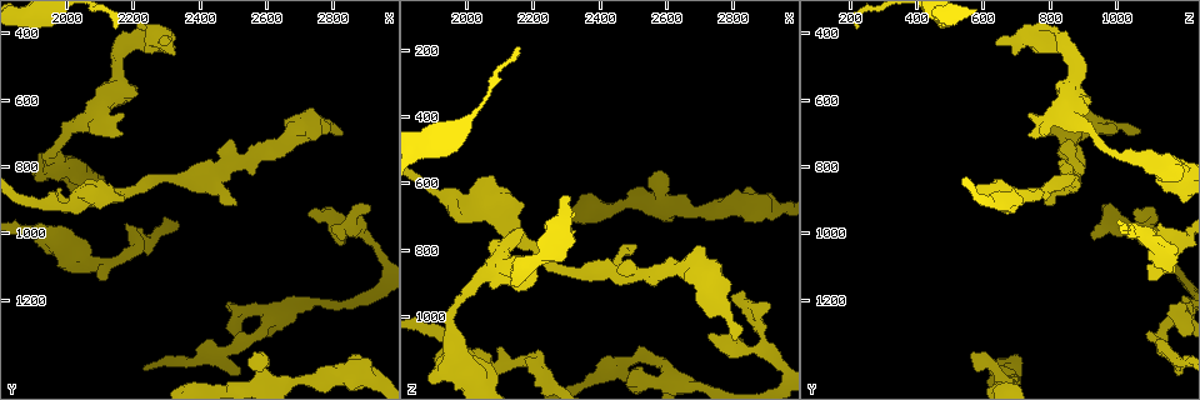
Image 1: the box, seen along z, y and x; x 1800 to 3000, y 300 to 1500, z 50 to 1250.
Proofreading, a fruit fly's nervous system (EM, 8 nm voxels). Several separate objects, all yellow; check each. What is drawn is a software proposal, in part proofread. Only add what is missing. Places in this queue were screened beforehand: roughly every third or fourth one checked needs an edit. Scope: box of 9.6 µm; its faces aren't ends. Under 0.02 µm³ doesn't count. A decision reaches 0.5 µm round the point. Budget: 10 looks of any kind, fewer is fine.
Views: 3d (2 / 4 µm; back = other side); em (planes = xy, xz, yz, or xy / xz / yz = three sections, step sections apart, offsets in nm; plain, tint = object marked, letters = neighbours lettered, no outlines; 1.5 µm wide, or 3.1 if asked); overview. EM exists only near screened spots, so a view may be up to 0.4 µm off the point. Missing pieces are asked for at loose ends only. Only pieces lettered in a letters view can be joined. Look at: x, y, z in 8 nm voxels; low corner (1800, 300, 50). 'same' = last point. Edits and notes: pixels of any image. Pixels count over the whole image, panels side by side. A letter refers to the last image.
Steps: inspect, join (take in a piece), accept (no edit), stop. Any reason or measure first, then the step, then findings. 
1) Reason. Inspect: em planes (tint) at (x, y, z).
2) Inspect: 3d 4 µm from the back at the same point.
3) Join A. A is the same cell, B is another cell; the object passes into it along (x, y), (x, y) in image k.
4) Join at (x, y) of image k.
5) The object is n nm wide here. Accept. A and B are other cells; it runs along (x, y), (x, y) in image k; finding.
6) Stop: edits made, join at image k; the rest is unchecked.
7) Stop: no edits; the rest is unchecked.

Branch stops here. Inspect: em planes (letters) at (2300, 420, 640).

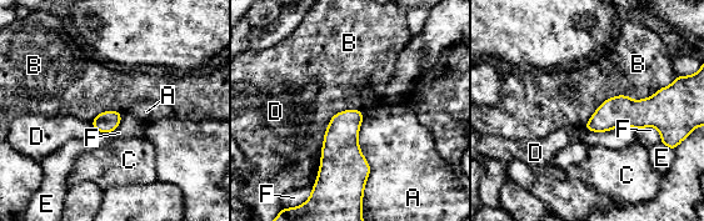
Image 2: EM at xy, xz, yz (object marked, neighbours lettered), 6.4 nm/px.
The longest contact is with B, 600 nm. Accept. A, B, C, D, E and F are other cells; none of them fits.

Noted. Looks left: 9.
Branch stops here. Inspect: 3d 2 µm at (2500, 900, 790).

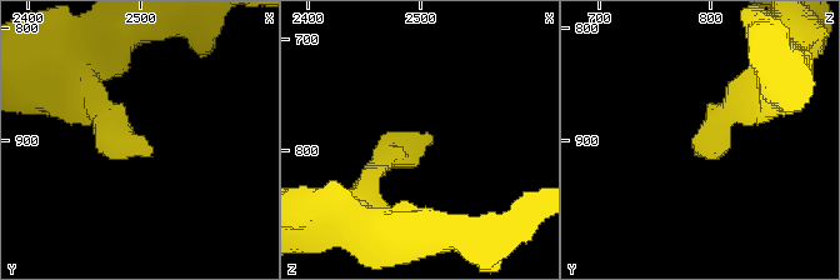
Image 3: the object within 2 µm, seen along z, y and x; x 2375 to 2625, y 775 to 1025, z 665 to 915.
Inspect: em planes (letters) at (2510, 912, 792).

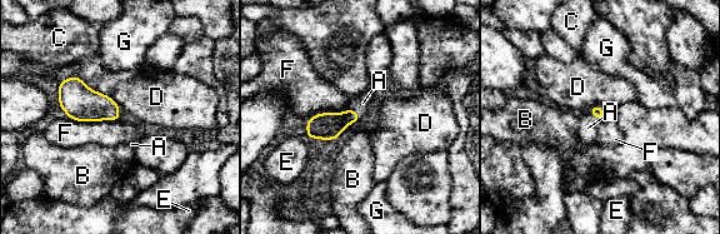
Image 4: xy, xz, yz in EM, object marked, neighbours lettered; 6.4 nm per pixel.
Join A. A is the same cell, B, C, D, E, F and G are other cells; the object passes into it along (328, 125), (355, 111), (363, 103) in image 4; the neuron continues.

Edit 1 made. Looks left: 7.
Redraw. Inspect: overview.

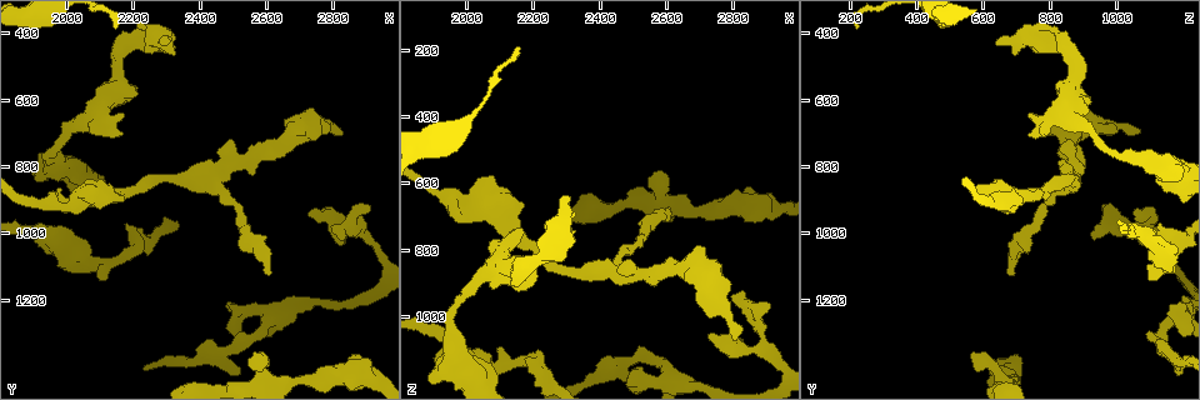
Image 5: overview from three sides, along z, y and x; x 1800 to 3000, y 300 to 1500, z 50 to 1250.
Branch stops here. Inspect: em planes (plain) at (2150, 390, 220).

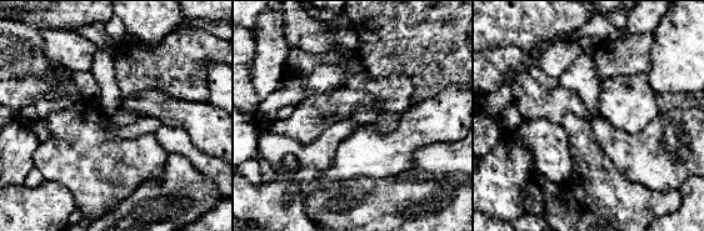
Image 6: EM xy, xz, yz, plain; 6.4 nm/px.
Inspect: em planes (tint) at the same point.

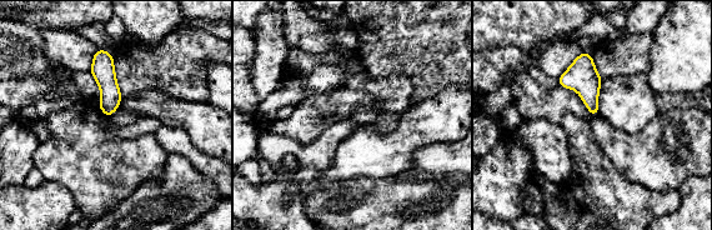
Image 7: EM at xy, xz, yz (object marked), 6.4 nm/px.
What lies round it. Inspect: em planes (letters) at the same point.

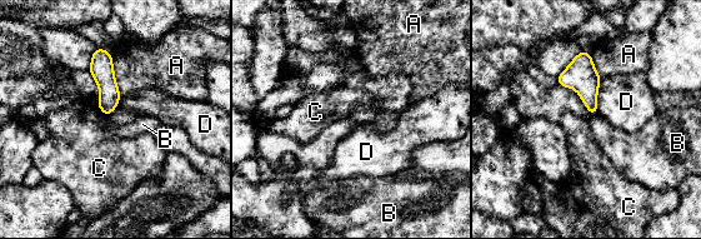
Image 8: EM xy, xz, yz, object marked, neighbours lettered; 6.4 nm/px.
Accept. A, B, C and D are other cells; a border runs along (596, 113), (592, 115) in image 8; none of them fits.

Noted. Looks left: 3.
An open end. Inspect: em planes (letters) at (2890, 920, 960).

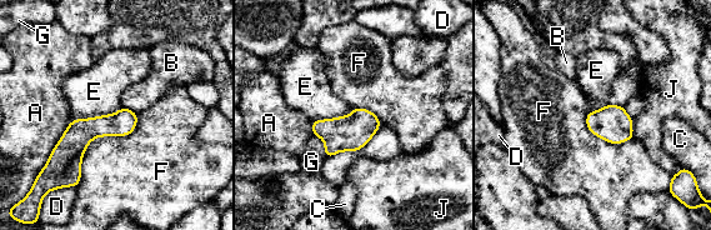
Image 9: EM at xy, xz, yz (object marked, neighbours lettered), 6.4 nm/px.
The object is 160 nm wide here. Accept. A, B, C, D, E, F, G and J are other cells; it runs along (133, 115), (74, 148), (75, 179) in image 9; none of them fits.

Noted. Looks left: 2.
Stop: edits made, join at image 4; the rest is unchecked.

